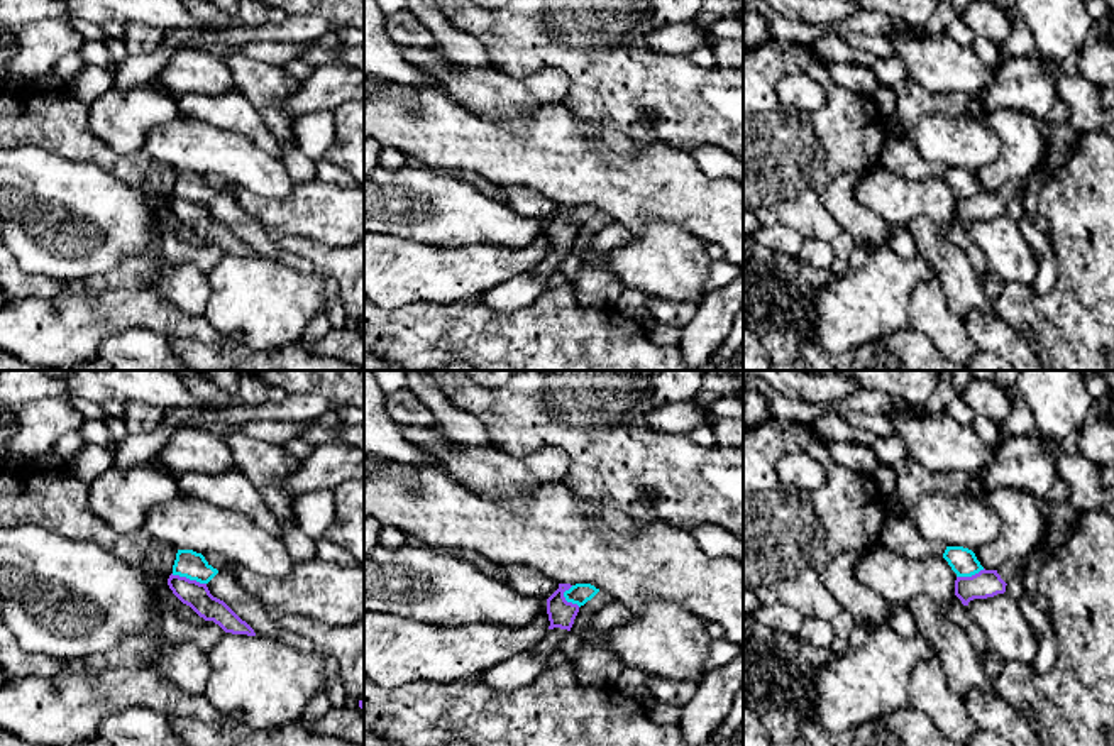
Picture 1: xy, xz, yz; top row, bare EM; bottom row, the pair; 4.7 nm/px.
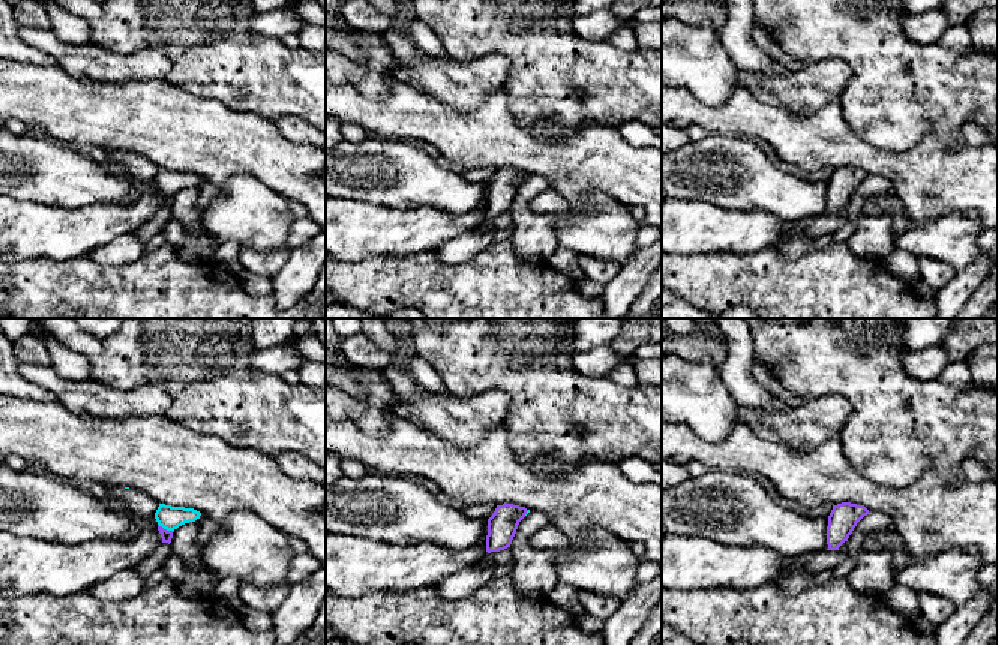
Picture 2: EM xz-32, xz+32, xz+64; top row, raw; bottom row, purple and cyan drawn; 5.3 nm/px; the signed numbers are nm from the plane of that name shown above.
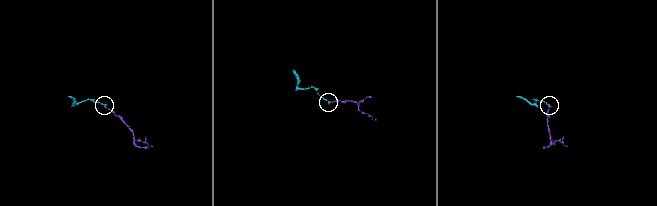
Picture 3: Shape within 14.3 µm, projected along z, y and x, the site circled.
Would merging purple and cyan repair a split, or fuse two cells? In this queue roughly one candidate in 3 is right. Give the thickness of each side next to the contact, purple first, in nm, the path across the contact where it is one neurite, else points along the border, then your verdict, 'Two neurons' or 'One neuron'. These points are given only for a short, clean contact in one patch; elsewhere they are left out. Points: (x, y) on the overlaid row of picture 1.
Thickness 120 nm (purple) against 130 nm. Boundary: xy (171, 574), (205, 584). Two neurons

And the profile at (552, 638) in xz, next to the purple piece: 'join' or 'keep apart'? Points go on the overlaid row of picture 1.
join

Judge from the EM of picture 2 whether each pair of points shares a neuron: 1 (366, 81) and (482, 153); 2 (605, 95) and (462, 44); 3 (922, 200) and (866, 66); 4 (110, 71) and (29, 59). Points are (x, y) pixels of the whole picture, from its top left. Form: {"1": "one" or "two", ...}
{"1": "two", "2": "one", "3": "two", "4": "two"}

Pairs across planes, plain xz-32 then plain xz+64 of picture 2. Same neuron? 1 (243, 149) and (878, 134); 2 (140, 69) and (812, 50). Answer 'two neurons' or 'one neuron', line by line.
1: two neurons
2: two neurons

